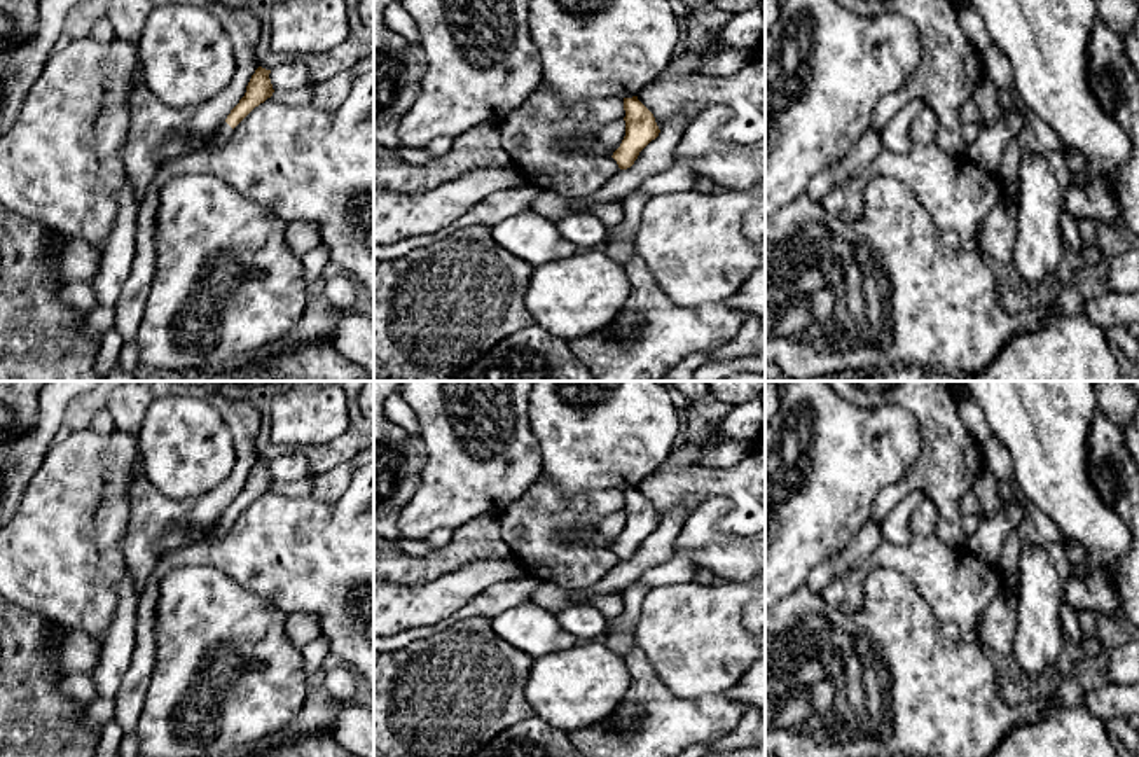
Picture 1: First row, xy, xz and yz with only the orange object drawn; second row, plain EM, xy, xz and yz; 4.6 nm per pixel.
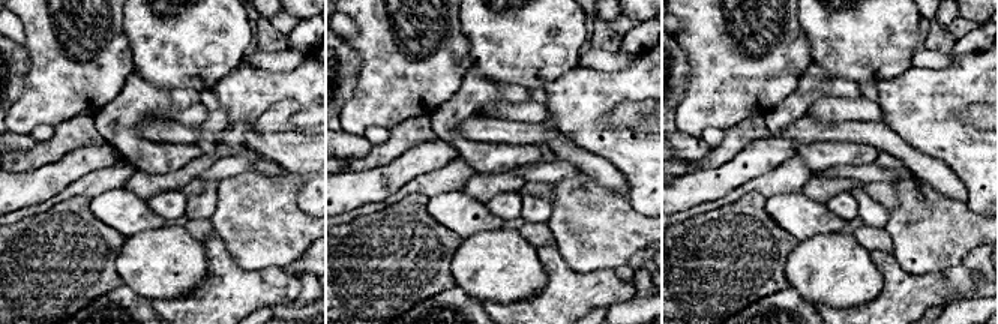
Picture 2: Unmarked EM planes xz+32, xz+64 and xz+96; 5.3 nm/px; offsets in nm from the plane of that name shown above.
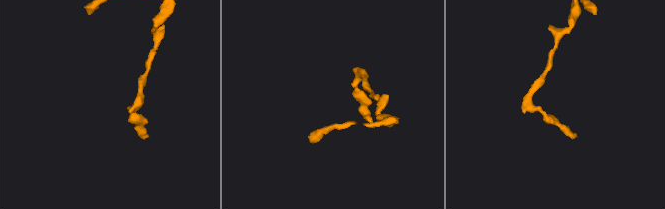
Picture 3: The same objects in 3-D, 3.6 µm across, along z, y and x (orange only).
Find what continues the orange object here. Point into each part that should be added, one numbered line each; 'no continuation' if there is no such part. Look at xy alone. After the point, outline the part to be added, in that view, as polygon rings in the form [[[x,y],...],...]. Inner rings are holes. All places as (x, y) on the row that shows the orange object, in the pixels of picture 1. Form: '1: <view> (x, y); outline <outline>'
1: xy (224, 133); outline [[[224,121],[211,149],[222,147],[232,135],[232,128]]]

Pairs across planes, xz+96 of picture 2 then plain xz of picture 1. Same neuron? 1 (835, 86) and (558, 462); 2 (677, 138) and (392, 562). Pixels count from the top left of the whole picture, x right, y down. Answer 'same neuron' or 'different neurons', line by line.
1: different neurons
2: different neurons

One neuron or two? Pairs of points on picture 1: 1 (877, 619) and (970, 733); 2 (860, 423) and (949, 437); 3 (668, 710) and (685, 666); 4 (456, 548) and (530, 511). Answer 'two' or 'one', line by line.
1: one
2: two
3: two
4: two

